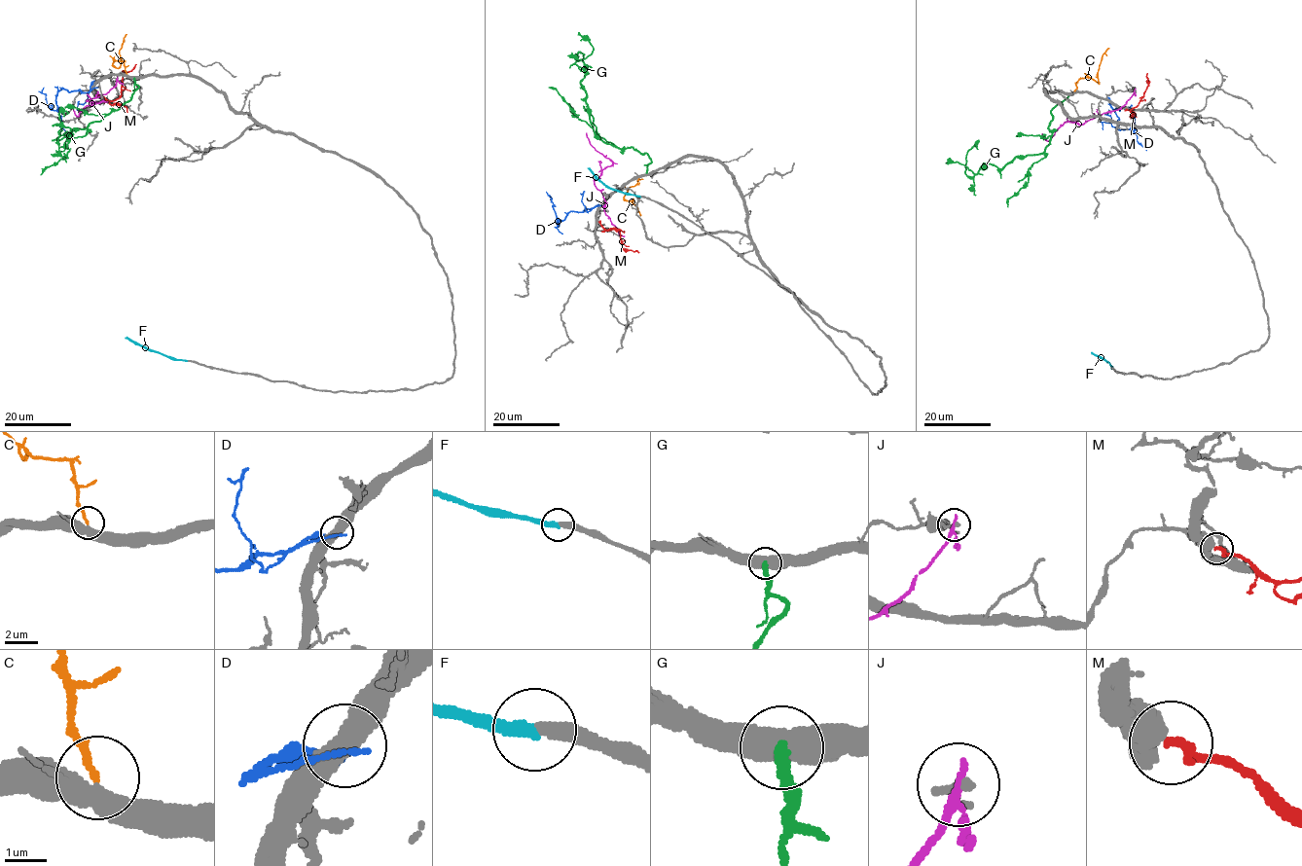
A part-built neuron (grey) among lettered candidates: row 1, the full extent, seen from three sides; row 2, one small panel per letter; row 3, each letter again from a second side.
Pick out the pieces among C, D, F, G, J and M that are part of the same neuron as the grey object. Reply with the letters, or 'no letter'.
C, F, M

